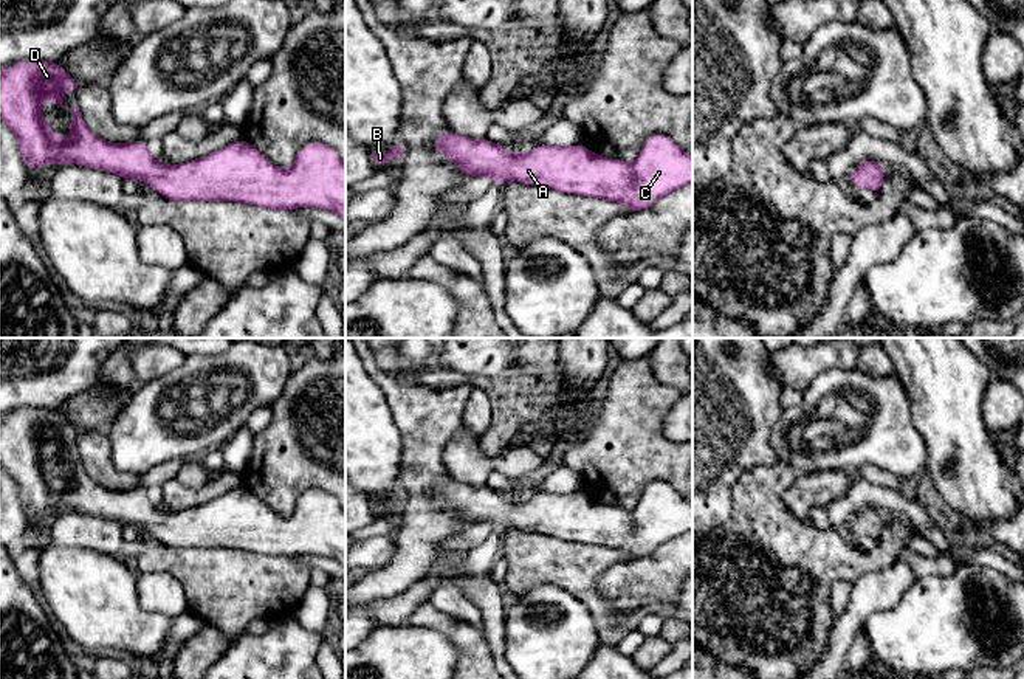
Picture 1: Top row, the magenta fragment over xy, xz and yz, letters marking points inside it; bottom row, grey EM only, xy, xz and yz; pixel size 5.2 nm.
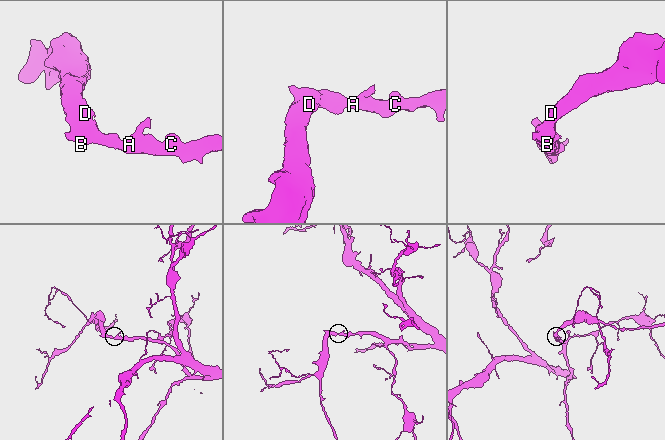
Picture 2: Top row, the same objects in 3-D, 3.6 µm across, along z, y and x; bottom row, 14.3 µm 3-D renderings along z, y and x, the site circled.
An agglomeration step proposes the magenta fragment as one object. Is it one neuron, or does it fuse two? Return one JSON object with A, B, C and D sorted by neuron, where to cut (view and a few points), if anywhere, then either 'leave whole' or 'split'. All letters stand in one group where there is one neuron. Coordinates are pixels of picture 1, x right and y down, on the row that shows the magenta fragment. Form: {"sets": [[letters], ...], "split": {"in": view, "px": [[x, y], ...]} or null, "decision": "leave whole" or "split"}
{"sets": [["A", "B", "C", "D"]], "split": null, "decision": "leave whole"}

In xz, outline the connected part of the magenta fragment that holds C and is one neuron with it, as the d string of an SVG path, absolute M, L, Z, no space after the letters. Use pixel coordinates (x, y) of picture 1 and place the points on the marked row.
M457 132L440 135L432 144L435 150L451 160L465 177L490 177L499 184L503 181L517 181L572 195L604 198L623 203L631 212L643 211L660 197L692 184L692 155L686 153L665 133L649 135L632 163L603 157L579 144L538 144L531 150L510 153L503 146L488 138L469 138Z

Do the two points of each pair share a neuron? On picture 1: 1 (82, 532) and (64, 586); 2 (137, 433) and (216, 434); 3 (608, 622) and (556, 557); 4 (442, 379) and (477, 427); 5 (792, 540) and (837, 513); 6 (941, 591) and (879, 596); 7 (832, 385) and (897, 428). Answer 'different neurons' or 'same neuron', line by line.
1: different neurons
2: same neuron
3: same neuron
4: different neurons
5: different neurons
6: different neurons
7: same neuron

